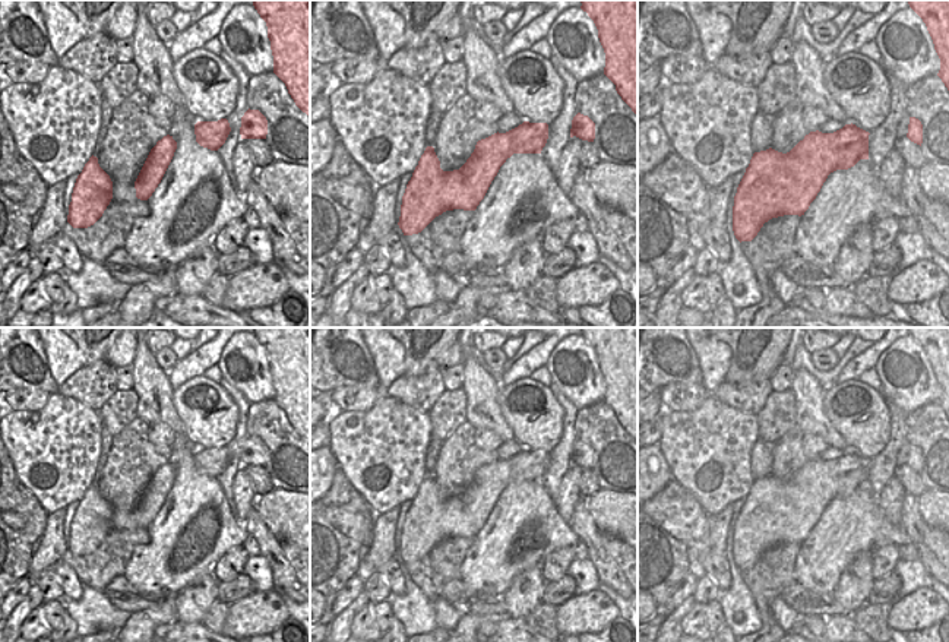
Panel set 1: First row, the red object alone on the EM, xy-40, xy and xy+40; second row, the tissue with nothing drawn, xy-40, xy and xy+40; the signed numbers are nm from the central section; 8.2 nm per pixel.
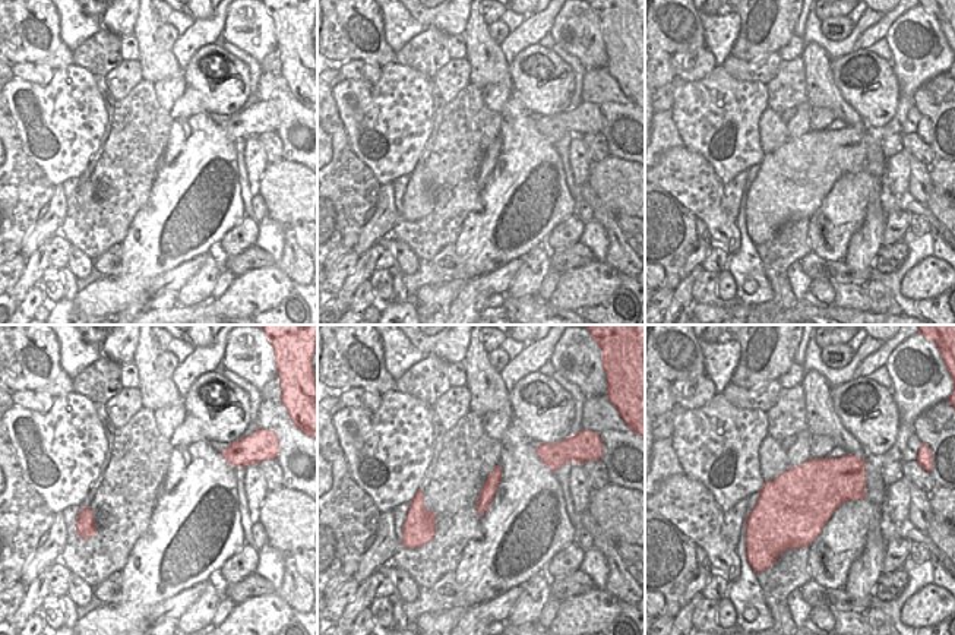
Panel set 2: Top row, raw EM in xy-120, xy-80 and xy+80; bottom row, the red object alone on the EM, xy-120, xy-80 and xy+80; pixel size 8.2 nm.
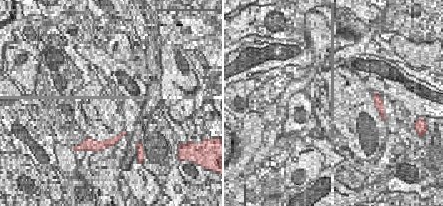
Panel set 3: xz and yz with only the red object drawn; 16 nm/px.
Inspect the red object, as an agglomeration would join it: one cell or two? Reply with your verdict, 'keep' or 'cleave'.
keep

